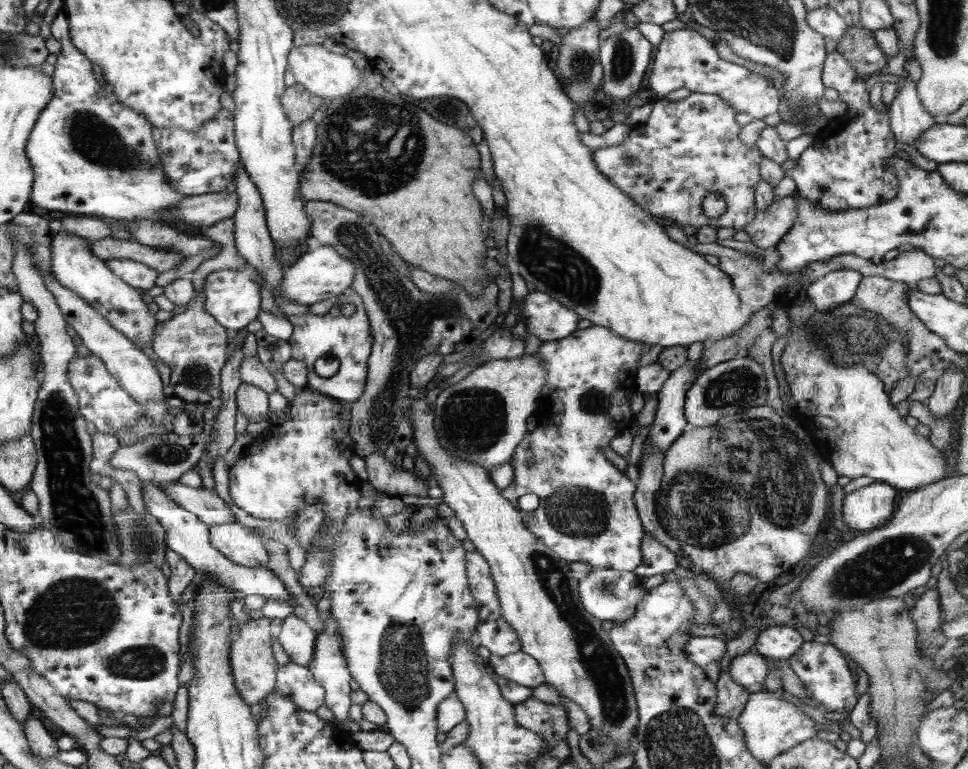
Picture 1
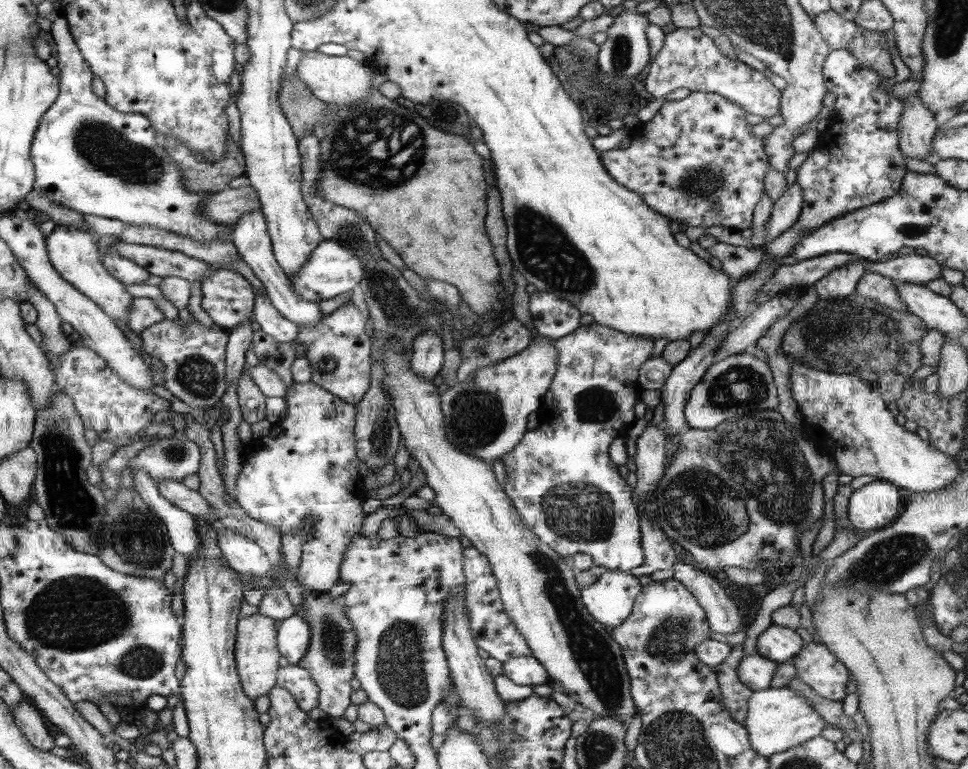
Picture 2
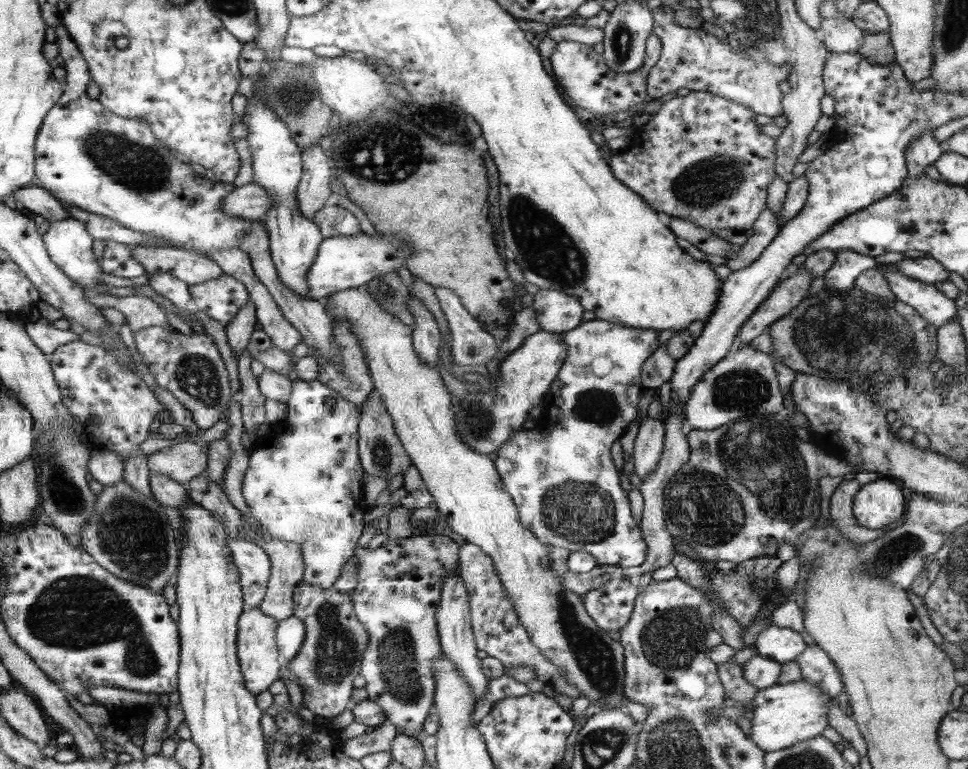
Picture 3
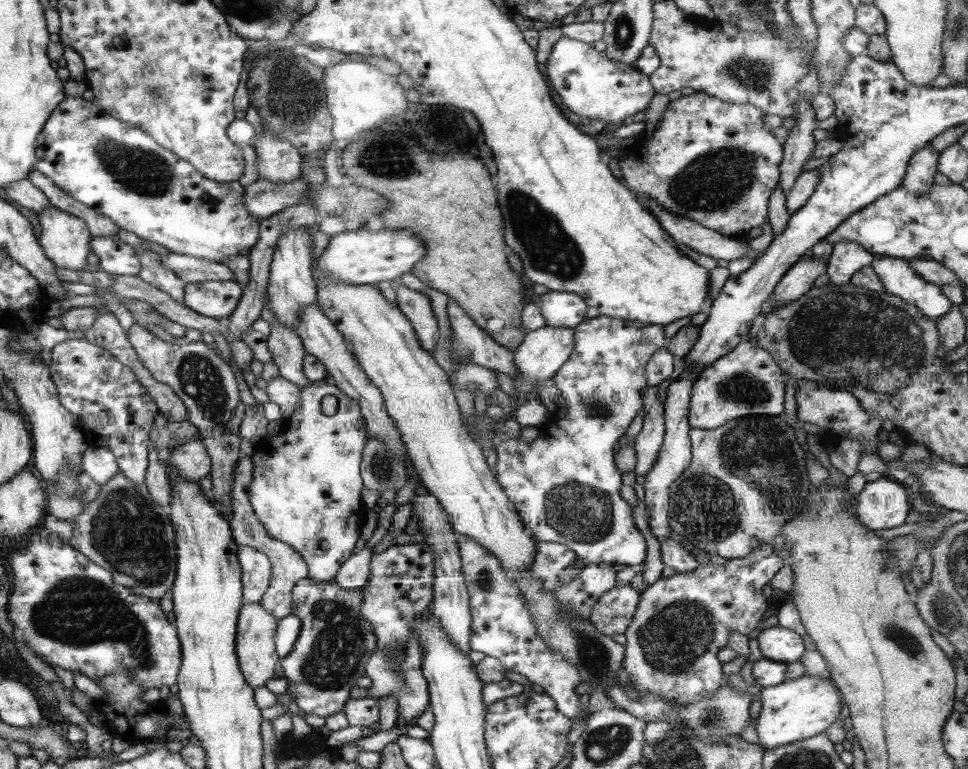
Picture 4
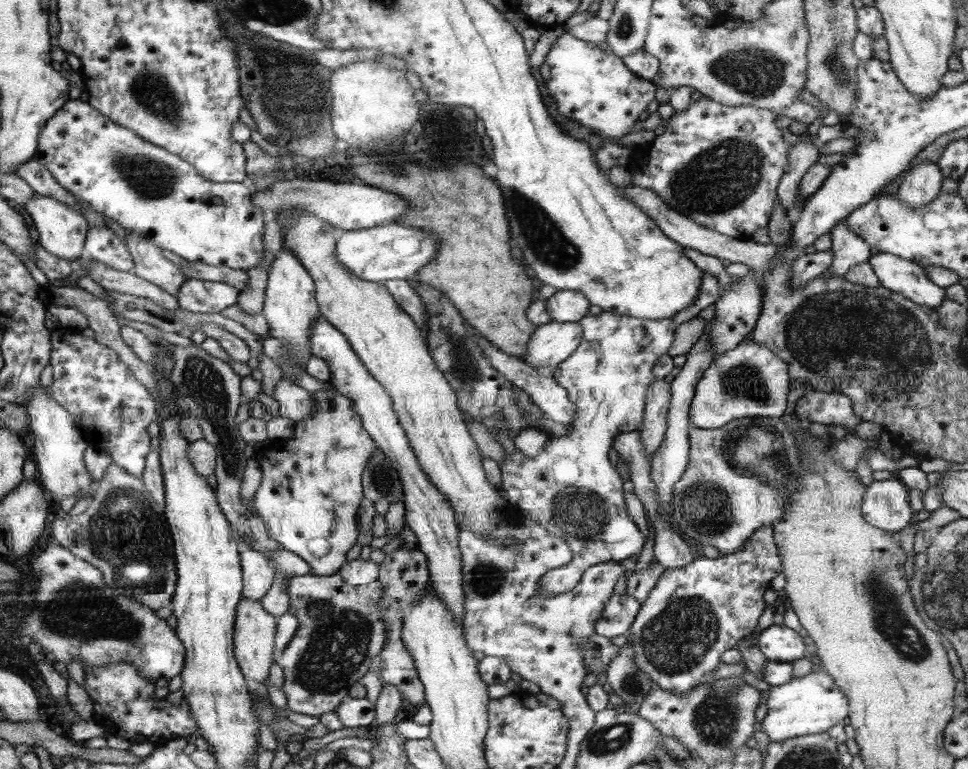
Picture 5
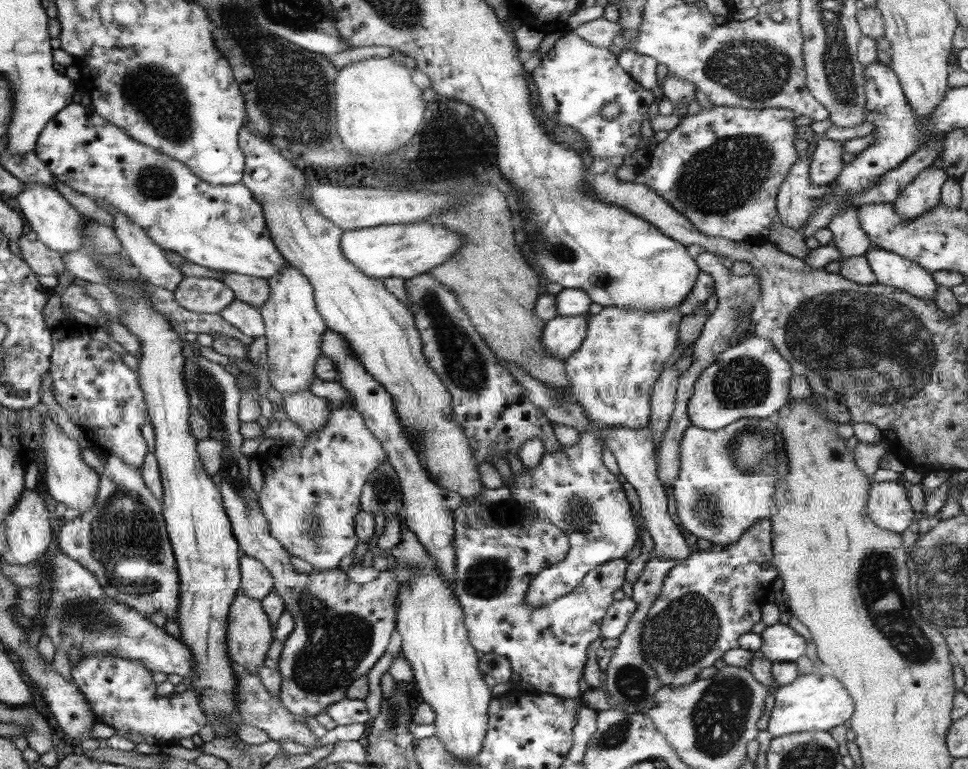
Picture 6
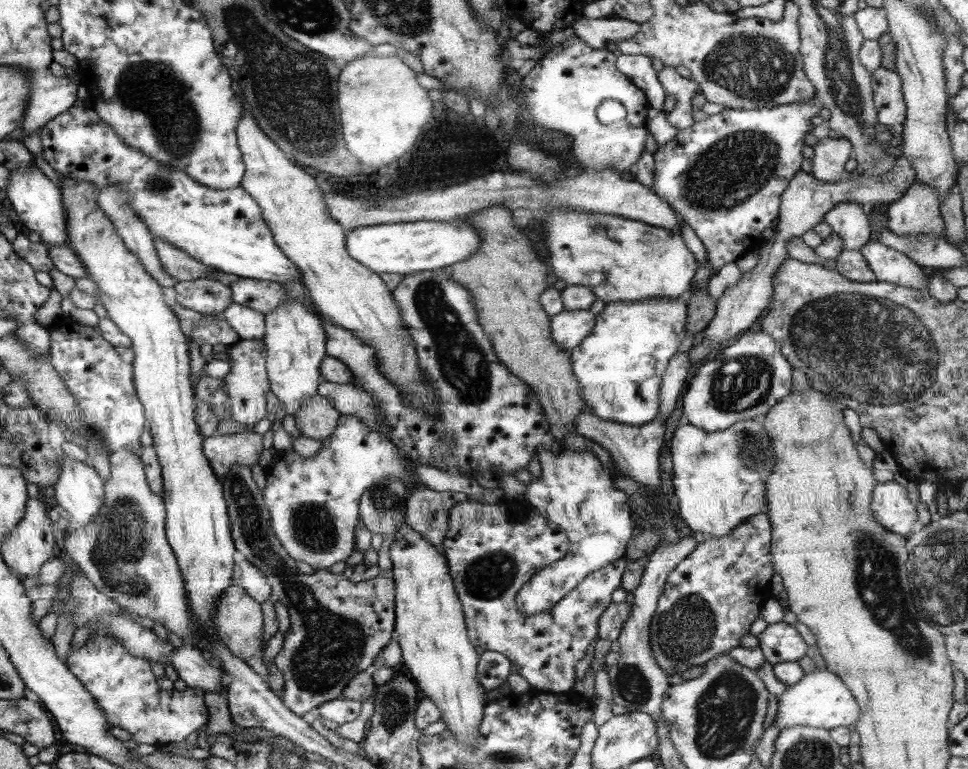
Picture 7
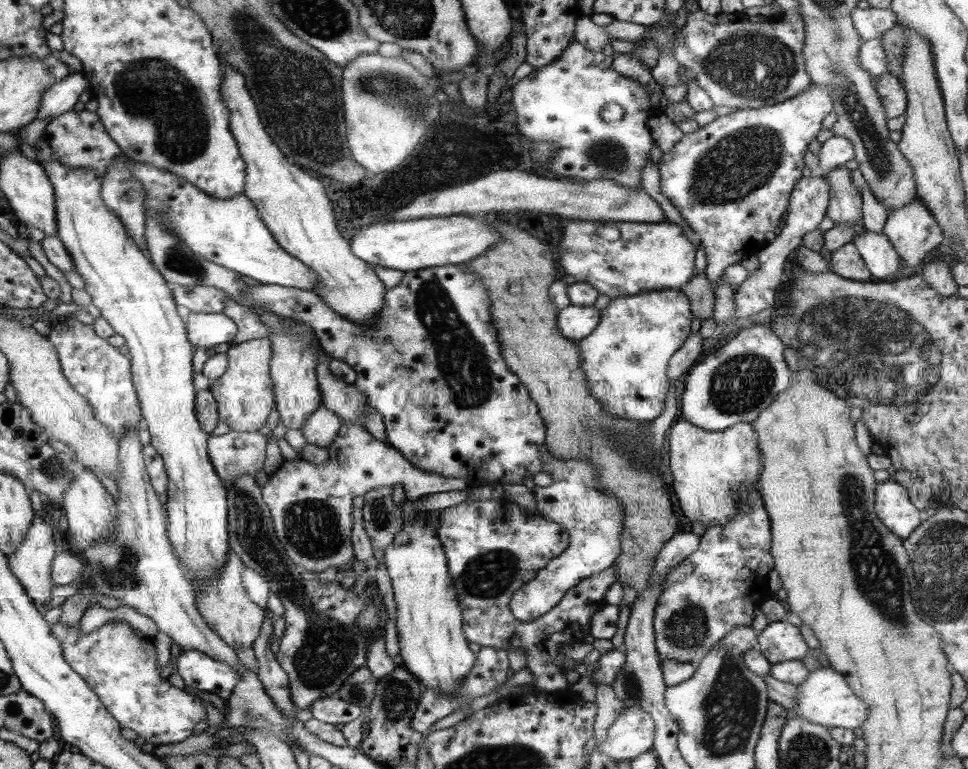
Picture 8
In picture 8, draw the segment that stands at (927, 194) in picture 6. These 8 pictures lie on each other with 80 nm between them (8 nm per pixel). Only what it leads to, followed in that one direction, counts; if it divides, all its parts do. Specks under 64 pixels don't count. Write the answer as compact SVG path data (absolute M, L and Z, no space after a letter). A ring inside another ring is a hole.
M917 196L911 204L890 209L887 215L888 218L883 227L883 232L893 244L894 250L900 255L902 273L913 275L919 271L925 258L927 258L927 254L935 250L944 240L942 231L935 223L929 208L926 208Z

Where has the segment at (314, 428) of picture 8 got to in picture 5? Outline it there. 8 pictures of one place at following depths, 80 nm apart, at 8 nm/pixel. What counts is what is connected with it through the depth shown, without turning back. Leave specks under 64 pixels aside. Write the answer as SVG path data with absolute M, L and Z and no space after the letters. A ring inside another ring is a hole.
M283 377L275 386L272 398L279 403L280 417L292 420L294 423L306 421L306 417L314 409L312 394Z

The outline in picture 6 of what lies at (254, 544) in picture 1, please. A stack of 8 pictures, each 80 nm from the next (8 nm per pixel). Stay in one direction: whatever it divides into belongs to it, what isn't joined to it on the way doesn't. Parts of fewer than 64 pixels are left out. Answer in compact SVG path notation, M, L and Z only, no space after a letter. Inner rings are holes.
M242 552L241 591L256 600L262 600L273 591L273 578L259 560Z

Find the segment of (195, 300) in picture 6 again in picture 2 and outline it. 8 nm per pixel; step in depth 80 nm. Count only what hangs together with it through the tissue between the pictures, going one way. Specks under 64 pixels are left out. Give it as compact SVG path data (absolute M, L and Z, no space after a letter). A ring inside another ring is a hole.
M222 269L214 271L212 276L201 281L201 307L211 316L212 320L226 330L233 329L242 321L253 320L253 308L256 306L256 296L252 284L236 271Z

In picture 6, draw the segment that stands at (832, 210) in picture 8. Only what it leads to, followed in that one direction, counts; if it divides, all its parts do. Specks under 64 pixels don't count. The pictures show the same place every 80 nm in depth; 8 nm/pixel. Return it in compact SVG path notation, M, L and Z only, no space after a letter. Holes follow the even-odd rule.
M855 205L845 208L836 213L829 222L833 242L841 250L840 263L852 256L862 256L874 246L860 224L857 209Z

